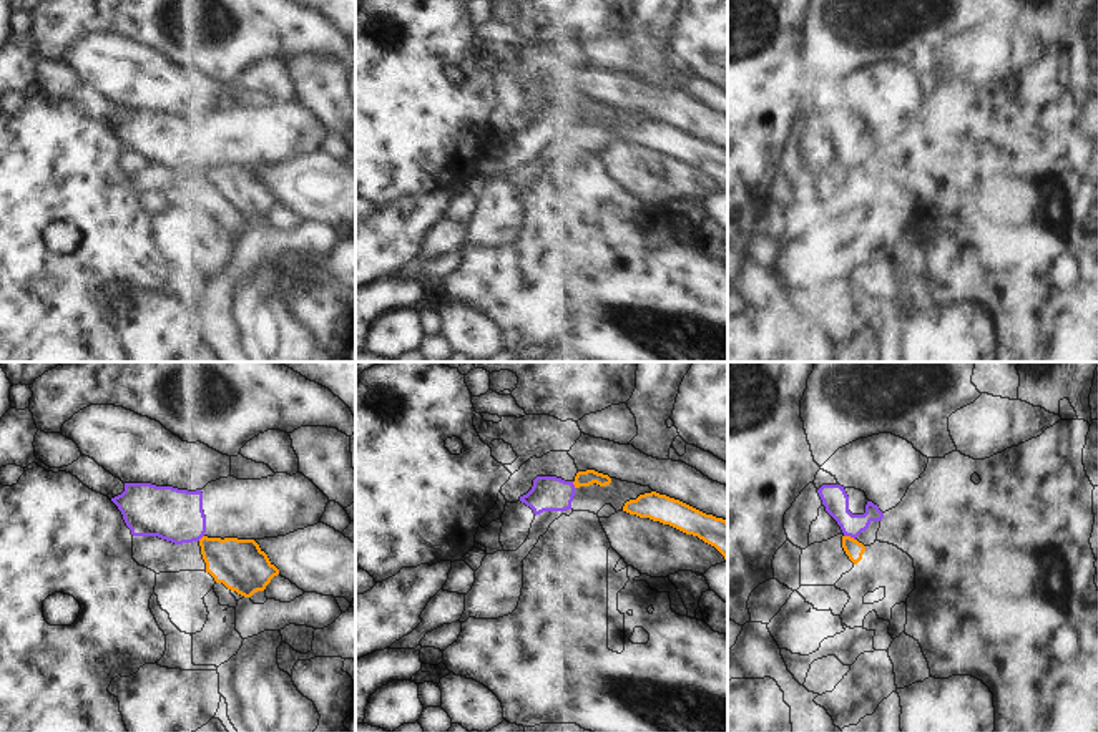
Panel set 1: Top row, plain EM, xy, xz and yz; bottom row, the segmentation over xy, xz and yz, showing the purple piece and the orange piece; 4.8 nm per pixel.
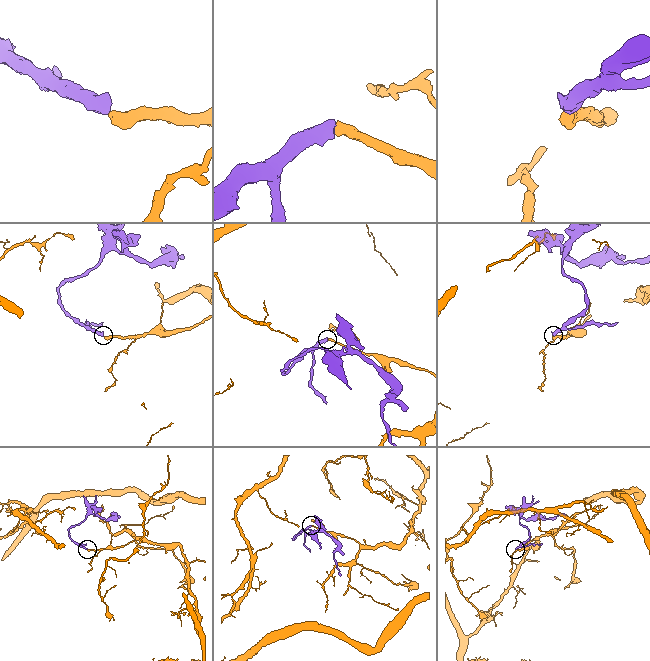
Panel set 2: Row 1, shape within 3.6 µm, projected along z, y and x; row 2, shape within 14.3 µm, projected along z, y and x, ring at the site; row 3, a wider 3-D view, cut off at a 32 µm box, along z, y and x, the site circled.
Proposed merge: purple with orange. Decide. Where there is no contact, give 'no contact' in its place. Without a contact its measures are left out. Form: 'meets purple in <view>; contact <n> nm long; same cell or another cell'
meets purple in yz; contact 60 nm long; another cell

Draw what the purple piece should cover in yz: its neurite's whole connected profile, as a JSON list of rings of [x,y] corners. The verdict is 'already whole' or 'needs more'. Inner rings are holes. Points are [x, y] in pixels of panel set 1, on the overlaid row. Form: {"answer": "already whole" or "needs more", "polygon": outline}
{"answer": "needs more", "polygon": [[[824,470],[817,471],[814,485],[826,511],[837,521],[844,536],[864,546],[875,543],[884,513],[864,491],[841,486],[836,476]]]}

